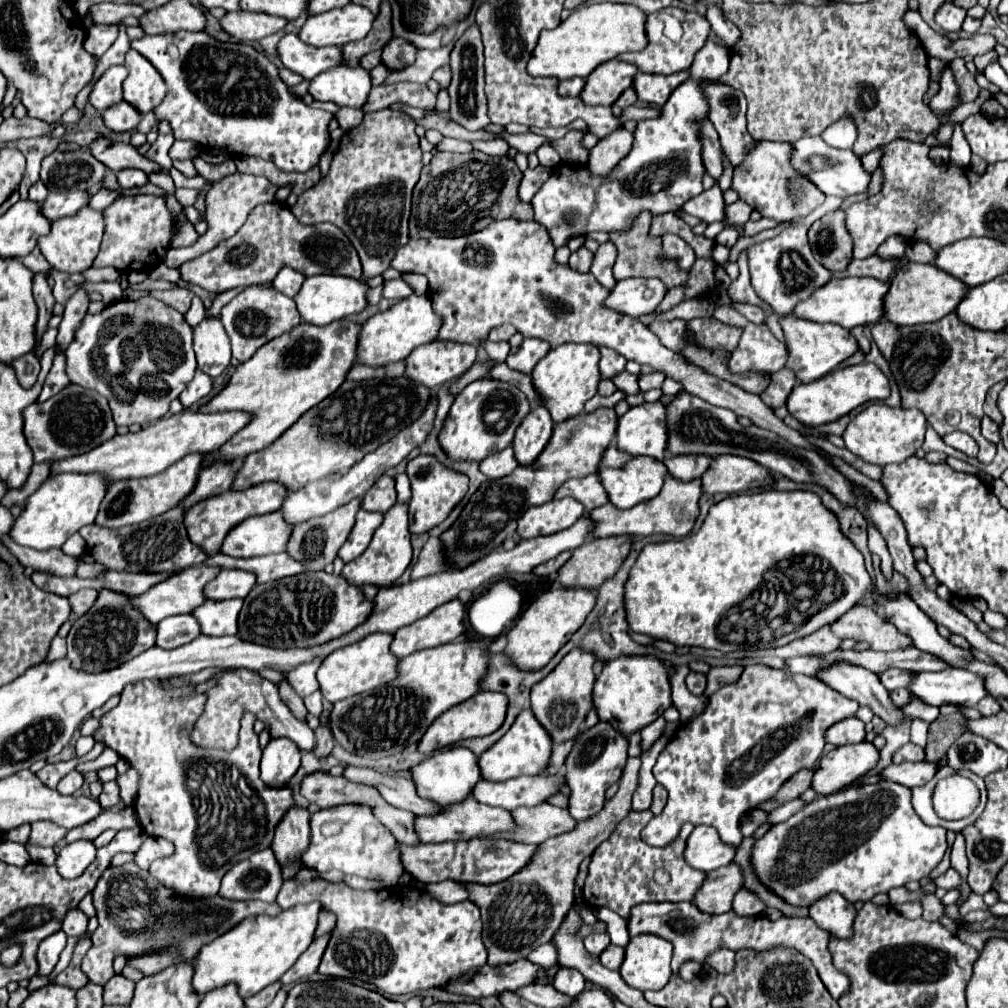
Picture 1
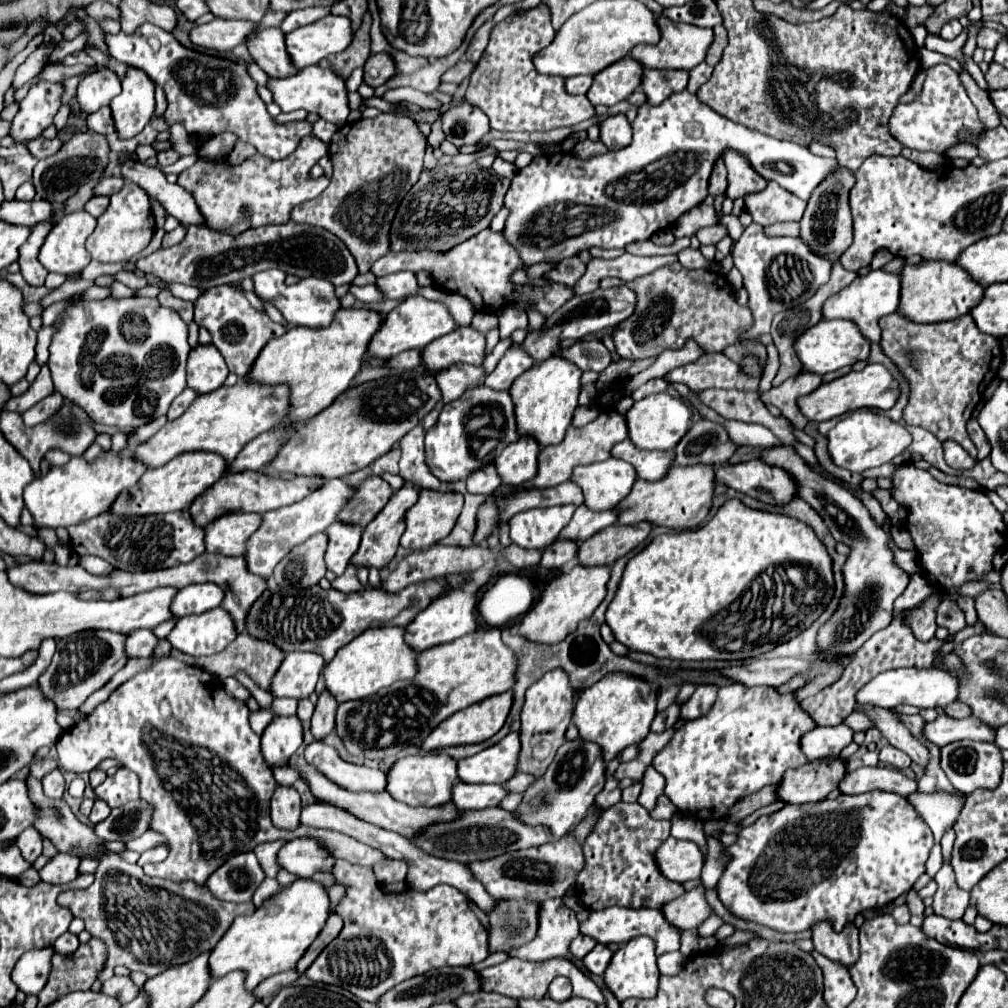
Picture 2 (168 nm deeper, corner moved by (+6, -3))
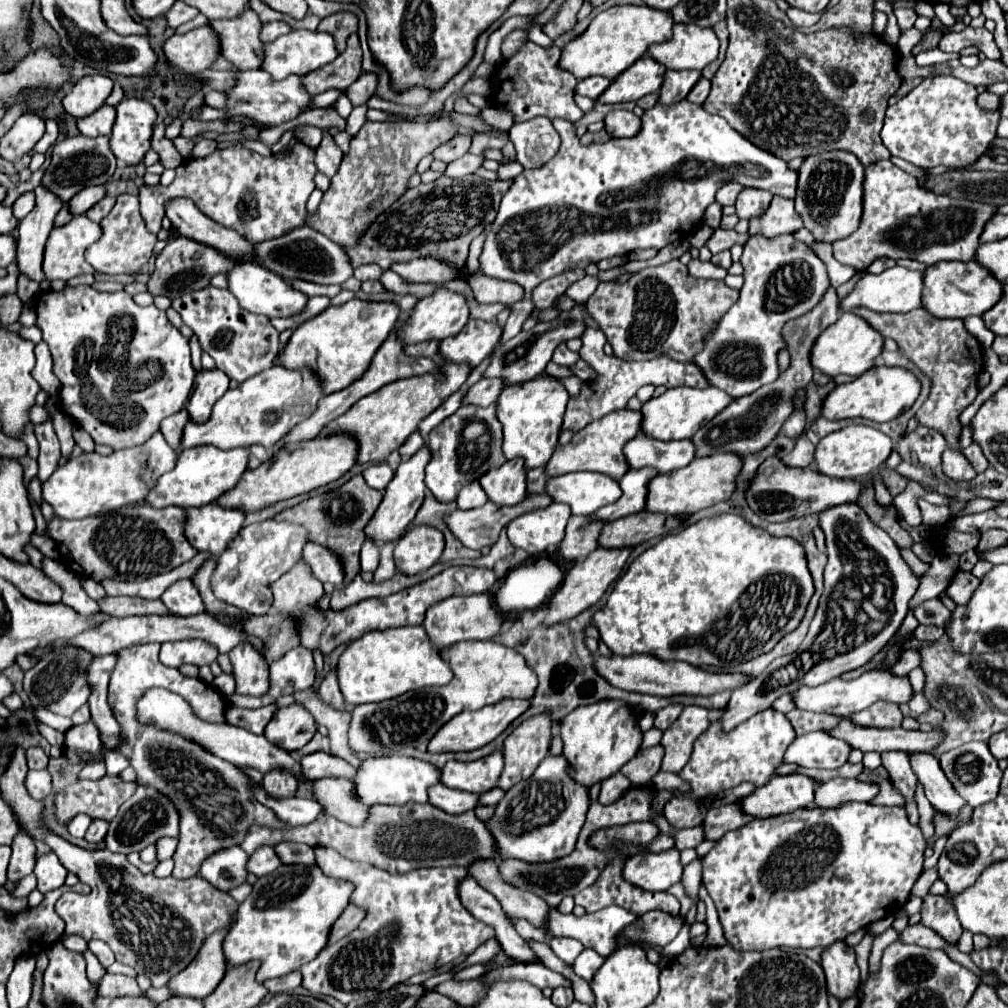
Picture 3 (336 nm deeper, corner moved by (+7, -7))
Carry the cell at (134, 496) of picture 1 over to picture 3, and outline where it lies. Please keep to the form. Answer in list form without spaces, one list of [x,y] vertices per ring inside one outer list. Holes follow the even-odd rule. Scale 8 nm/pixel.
[[[192,447],[190,451],[182,451],[178,455],[176,467],[158,479],[154,491],[148,493],[146,501],[156,509],[168,505],[176,505],[176,507],[208,505],[226,491],[230,491],[232,487],[236,487],[242,473],[246,471],[246,465],[248,465],[246,447],[236,447],[228,451],[222,451],[218,447]]]

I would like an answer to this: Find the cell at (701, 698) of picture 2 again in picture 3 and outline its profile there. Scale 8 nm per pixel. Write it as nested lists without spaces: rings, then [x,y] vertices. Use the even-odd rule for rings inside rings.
[[[686,707],[682,715],[672,723],[672,727],[662,735],[660,745],[664,747],[664,757],[660,771],[678,773],[688,763],[692,755],[694,741],[710,727],[708,709]]]

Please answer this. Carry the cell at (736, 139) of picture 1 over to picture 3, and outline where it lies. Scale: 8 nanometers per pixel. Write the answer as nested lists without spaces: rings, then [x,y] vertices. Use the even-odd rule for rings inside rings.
[[[746,187],[742,191],[742,195],[738,195],[736,215],[740,219],[754,219],[754,217],[758,217],[758,215],[762,215],[766,211],[766,207],[770,205],[770,199],[772,199],[770,191]]]

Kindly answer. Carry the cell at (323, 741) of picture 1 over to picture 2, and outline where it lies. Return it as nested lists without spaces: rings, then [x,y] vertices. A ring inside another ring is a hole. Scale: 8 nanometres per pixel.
[[[323,691],[323,695],[319,695],[319,703],[311,719],[311,733],[317,741],[323,741],[333,731],[335,711],[337,711],[337,701],[327,691]]]

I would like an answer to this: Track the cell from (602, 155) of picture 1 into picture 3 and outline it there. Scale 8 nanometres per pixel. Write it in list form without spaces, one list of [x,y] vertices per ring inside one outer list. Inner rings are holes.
[[[626,109],[610,111],[604,123],[606,123],[606,131],[612,137],[634,137],[640,131],[640,117],[636,117],[632,111]]]

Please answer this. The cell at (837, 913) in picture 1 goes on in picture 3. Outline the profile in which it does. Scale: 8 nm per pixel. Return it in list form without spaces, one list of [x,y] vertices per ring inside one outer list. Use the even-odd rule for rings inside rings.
[[[844,941],[830,945],[822,955],[822,969],[828,981],[828,993],[840,1003],[854,997],[860,985],[860,969],[856,965],[856,953]]]

